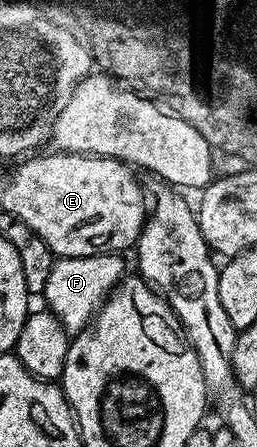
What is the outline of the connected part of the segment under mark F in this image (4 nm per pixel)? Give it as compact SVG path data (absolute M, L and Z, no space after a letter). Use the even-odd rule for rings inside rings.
M120 255L88 256L87 258L54 259L51 275L47 278L47 286L43 293L44 307L53 313L62 328L69 334L82 332L105 302L105 297L113 287L120 284L127 269Z

